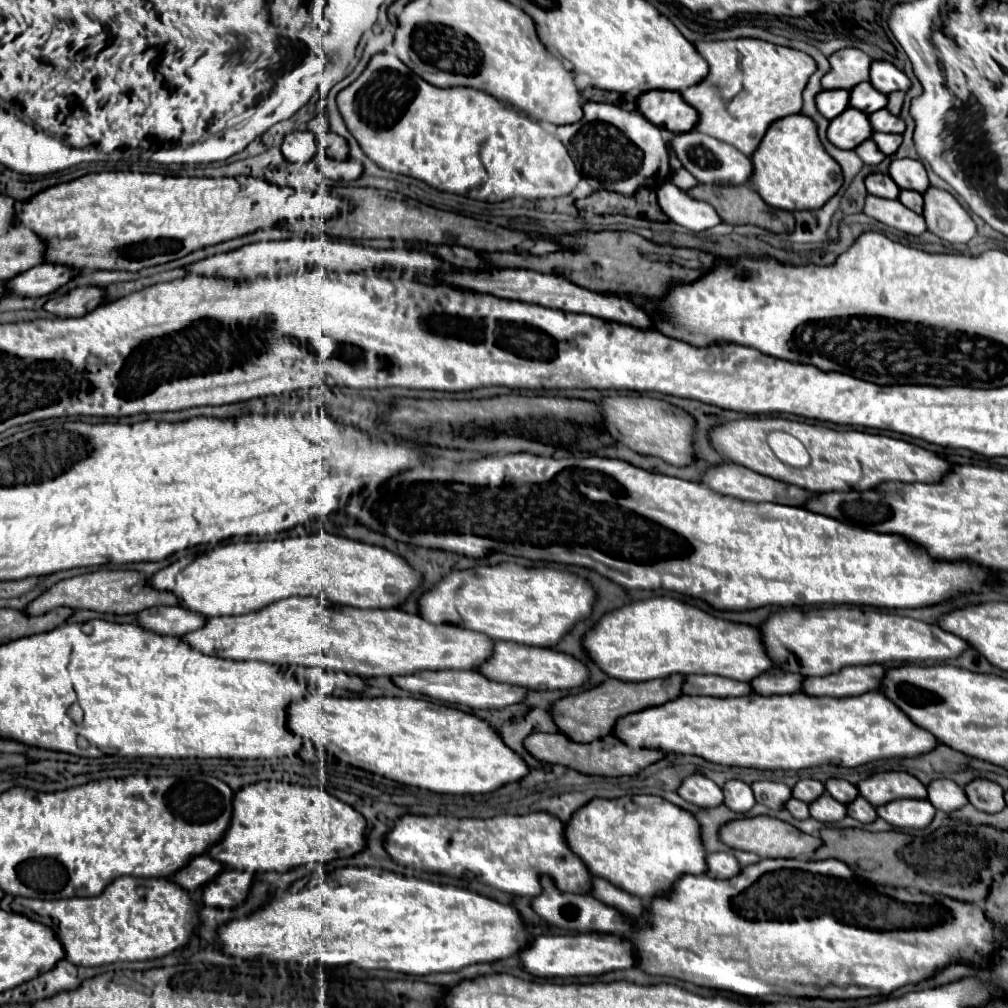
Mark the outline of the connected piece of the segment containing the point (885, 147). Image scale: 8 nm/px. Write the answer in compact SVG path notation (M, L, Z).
M874 134L872 140L876 142L876 146L886 154L894 154L898 150L898 146L902 144L902 136L900 134Z

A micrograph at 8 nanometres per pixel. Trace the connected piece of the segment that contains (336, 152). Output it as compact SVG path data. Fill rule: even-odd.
M342 138L326 140L324 150L326 150L326 154L328 154L330 158L334 158L334 160L344 160L344 158L348 158L348 144L346 144L346 140L342 140Z

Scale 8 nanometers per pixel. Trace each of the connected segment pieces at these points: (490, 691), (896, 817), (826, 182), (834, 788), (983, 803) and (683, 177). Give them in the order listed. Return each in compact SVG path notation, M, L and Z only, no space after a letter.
M424 670L408 676L396 676L392 678L396 686L408 690L408 692L420 692L430 698L442 700L442 702L452 702L452 704L464 704L470 708L506 708L512 704L518 704L526 698L528 688L522 686L512 686L512 684L502 684L486 678L484 674L476 670Z
M894 800L876 810L888 824L908 830L924 830L936 814L936 808L928 800Z
M792 114L770 124L758 150L752 154L752 176L748 184L772 208L812 210L824 204L842 186L842 172L836 160L820 144L816 124L804 114Z
M830 778L826 784L826 790L842 804L850 804L856 796L858 796L858 788L846 780L838 780L838 778Z
M976 778L964 790L966 790L970 804L982 812L994 814L1006 806L1004 804L1004 788L992 780Z
M680 168L680 170L672 172L668 180L670 180L674 186L678 186L680 190L688 190L688 188L692 188L692 186L698 184L698 180L696 180L686 168Z

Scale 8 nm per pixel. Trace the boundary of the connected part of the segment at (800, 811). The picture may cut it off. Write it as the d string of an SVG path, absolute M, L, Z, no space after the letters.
M790 798L786 802L786 808L790 810L792 816L796 818L810 818L810 812L808 812L808 804L802 802L802 800L796 800L796 798Z

